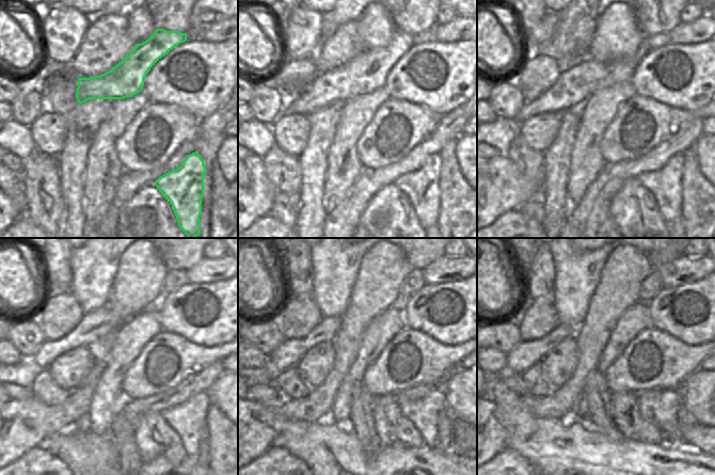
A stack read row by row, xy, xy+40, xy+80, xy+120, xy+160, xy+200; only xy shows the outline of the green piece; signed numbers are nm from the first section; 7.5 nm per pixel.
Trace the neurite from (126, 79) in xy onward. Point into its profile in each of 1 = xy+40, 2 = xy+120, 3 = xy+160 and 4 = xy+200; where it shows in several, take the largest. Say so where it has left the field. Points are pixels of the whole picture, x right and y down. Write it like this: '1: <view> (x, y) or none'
1: xy+40 (366, 73)
2: xy+120 (94, 326)
3: xy+160 (289, 352)
4: xy+200 (526, 353)

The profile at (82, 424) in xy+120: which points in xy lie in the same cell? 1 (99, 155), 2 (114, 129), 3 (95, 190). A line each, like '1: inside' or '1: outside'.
1: outside
2: outside
3: outside

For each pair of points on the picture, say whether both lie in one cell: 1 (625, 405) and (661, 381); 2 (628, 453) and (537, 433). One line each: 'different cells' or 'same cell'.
1: different cells
2: same cell

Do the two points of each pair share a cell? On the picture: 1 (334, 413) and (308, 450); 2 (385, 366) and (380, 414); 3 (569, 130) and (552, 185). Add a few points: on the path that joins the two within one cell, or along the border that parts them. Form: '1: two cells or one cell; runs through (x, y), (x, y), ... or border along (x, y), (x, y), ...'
1: two cells; border along (348, 421), (339, 421), (334, 424)
2: two cells; border along (387, 394), (375, 396)
3: one cell; runs through (562, 144), (556, 159), (556, 171)

